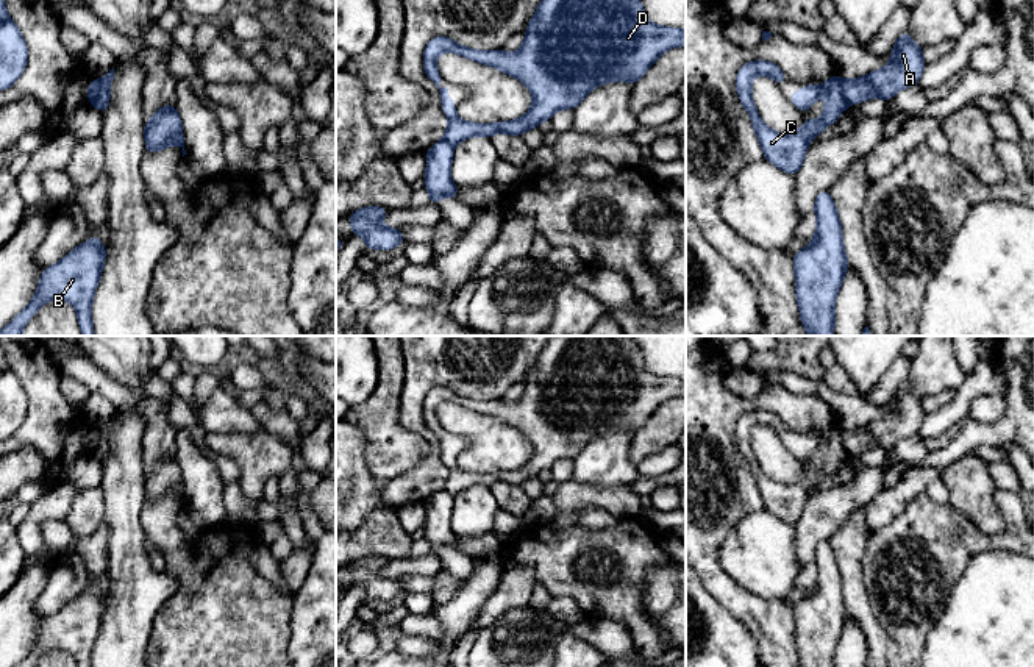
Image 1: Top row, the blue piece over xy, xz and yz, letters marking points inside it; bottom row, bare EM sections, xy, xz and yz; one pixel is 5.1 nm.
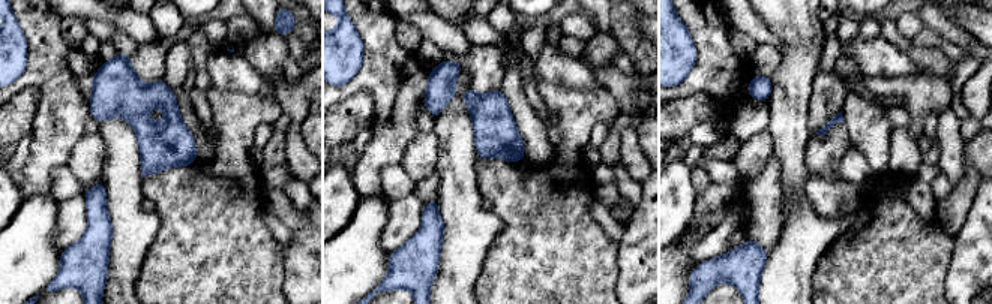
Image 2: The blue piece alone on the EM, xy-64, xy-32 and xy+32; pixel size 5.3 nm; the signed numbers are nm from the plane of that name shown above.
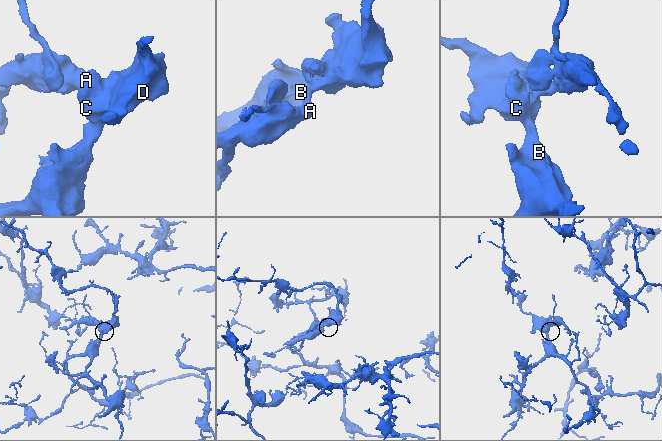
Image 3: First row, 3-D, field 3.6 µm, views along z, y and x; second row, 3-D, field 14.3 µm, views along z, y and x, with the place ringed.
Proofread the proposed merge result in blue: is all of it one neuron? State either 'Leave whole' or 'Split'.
Split

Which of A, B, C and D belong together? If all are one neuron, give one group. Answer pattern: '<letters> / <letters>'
A / B C D

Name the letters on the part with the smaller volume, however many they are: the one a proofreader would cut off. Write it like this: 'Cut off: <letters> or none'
Cut off: A

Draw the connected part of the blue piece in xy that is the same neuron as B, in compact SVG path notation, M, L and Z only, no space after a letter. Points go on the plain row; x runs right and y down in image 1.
M97 584L44 619L39 637L28 656L16 667L33 667L47 651L62 650L75 656L78 667L92 667L92 648L100 633L106 598Z

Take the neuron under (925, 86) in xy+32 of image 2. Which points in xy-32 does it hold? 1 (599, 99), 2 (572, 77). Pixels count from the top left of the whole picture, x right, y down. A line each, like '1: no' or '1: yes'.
1: yes
2: no

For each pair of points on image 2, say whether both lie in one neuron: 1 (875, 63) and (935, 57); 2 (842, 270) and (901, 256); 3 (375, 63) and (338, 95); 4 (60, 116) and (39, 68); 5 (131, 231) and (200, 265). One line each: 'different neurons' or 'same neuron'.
1: different neurons
2: same neuron
3: same neuron
4: same neuron
5: different neurons

